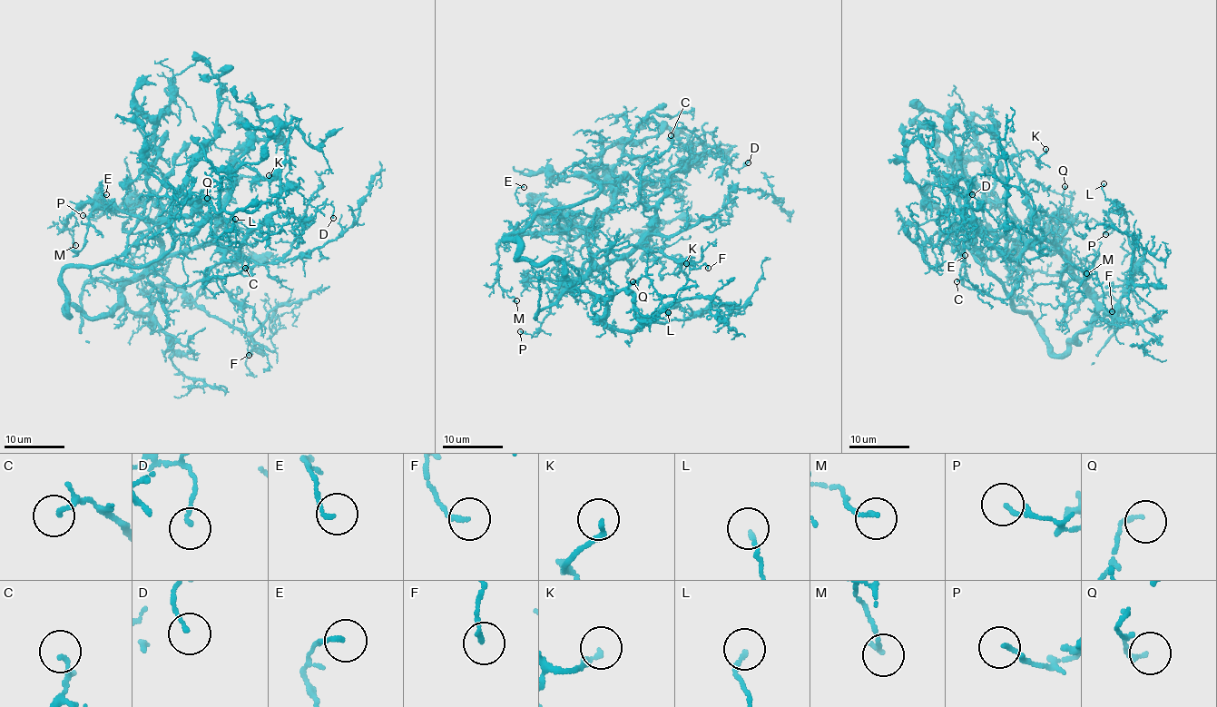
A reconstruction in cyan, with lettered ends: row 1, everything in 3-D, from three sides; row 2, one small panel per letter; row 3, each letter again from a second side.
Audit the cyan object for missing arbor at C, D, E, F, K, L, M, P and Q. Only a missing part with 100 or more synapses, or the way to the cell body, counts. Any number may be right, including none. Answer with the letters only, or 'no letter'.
no letter

